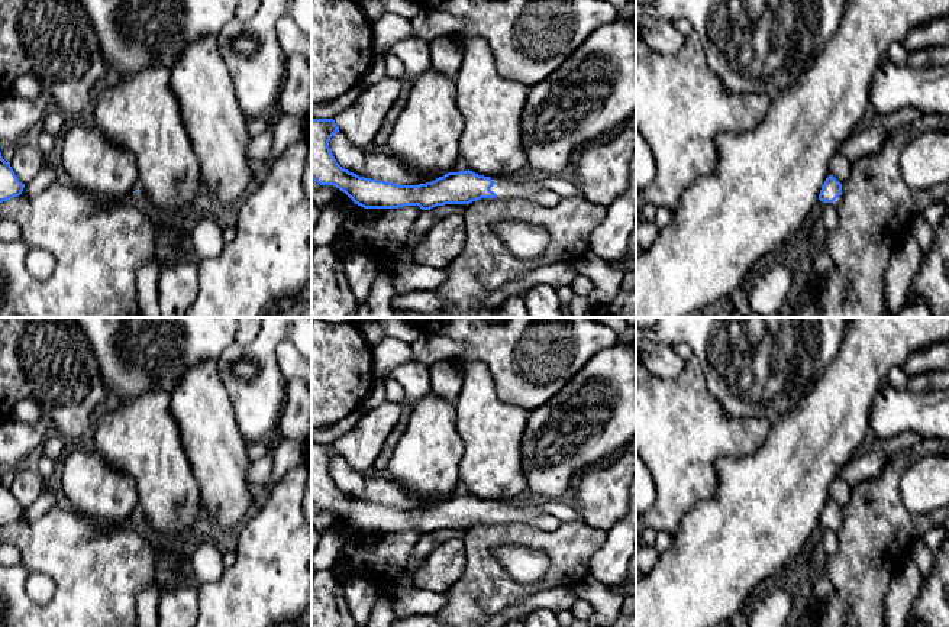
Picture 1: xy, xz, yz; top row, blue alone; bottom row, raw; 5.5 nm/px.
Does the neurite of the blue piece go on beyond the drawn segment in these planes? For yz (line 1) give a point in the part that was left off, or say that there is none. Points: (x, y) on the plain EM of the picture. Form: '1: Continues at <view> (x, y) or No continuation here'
1: Continues at yz (838, 526)

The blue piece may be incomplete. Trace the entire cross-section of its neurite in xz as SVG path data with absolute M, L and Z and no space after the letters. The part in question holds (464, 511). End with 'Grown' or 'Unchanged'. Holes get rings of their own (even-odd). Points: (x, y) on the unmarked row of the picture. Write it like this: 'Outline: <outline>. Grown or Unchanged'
Outline: M312 443L312 502L320 510L333 510L343 516L355 529L364 533L398 533L404 530L419 530L430 534L445 529L469 529L481 523L527 523L540 530L553 531L562 523L543 513L539 505L516 505L513 501L484 501L472 495L448 497L432 507L419 510L398 510L393 507L359 501L342 492L330 472L330 462L339 456L333 443Z. Grown

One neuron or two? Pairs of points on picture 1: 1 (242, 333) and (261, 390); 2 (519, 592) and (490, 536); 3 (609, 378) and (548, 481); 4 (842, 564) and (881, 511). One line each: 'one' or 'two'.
1: two
2: one
3: one
4: one

